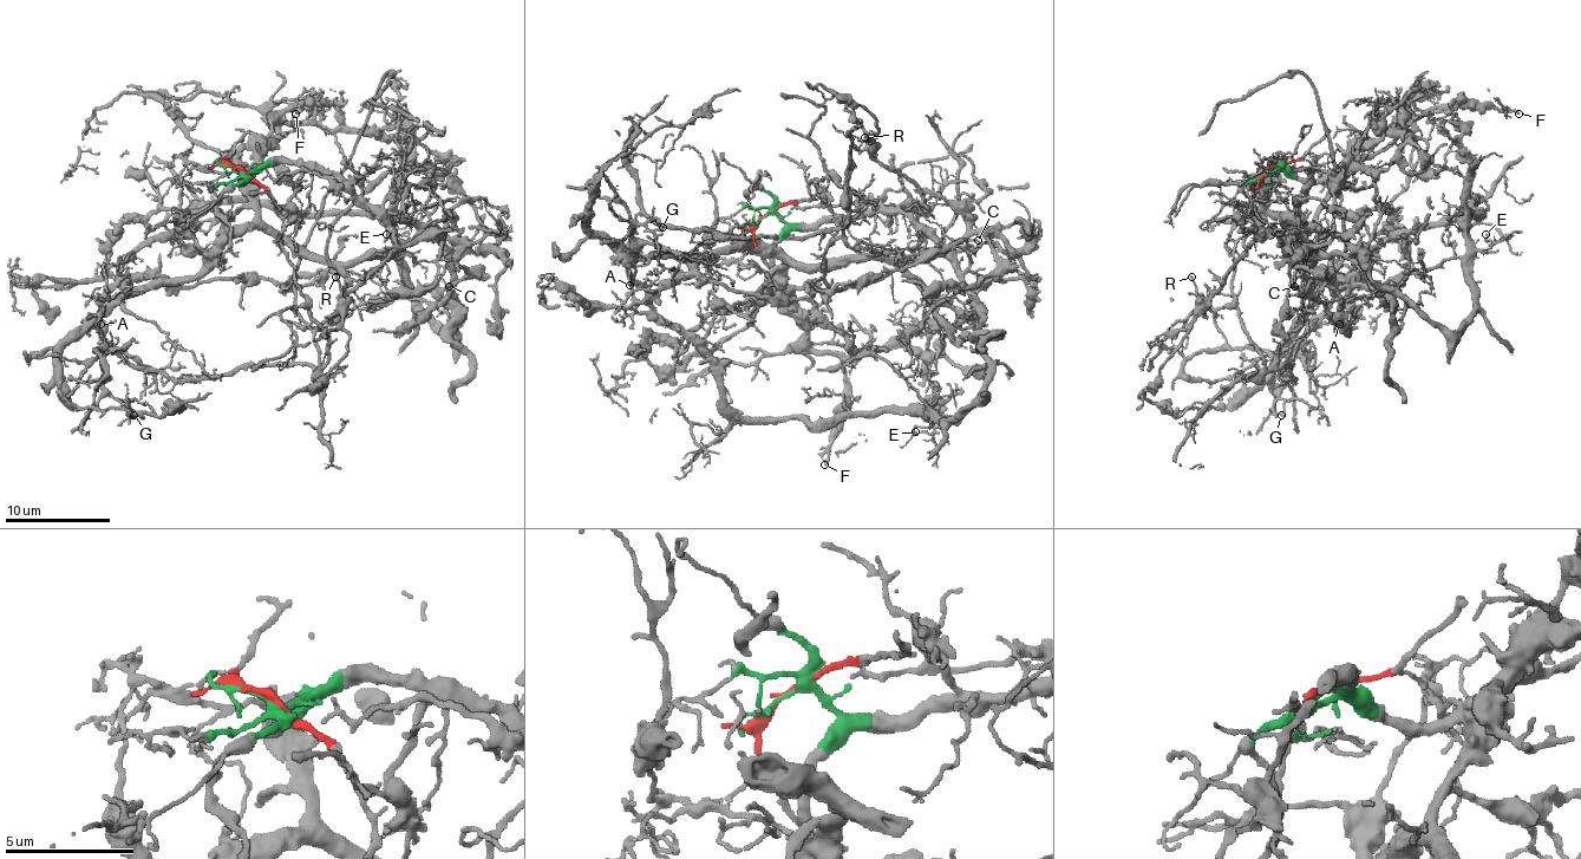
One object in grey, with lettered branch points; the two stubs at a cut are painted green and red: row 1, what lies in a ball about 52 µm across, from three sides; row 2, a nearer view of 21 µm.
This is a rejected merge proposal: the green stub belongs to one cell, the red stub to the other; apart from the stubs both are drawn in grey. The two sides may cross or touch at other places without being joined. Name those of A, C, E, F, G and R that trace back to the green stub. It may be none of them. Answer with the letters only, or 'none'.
A, C, E, F, G, R

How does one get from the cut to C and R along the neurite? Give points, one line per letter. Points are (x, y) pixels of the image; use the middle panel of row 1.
C: (766, 215), (805, 226), (906, 213), (966, 269), (971, 259), (968, 241), (979, 241)
R: (766, 215), (805, 226), (845, 222), (913, 207), (923, 189), (889, 170), (863, 136)

